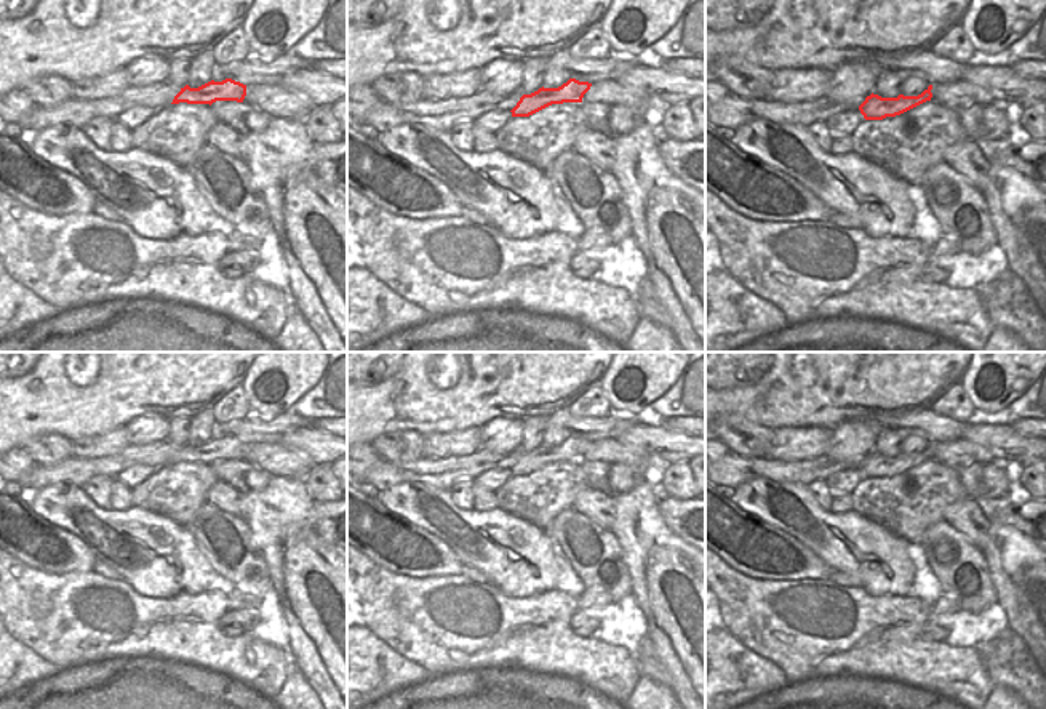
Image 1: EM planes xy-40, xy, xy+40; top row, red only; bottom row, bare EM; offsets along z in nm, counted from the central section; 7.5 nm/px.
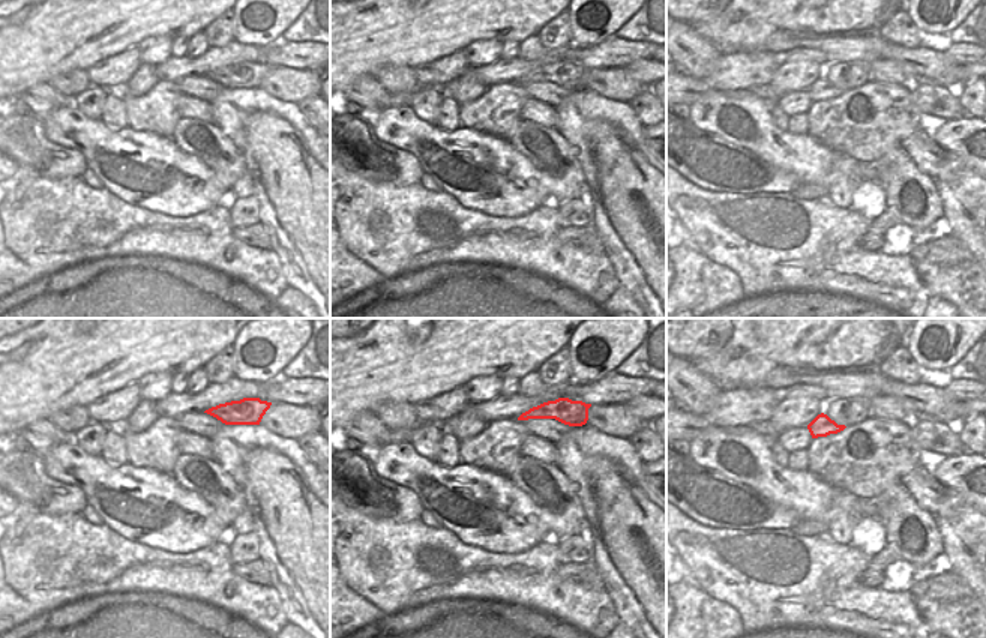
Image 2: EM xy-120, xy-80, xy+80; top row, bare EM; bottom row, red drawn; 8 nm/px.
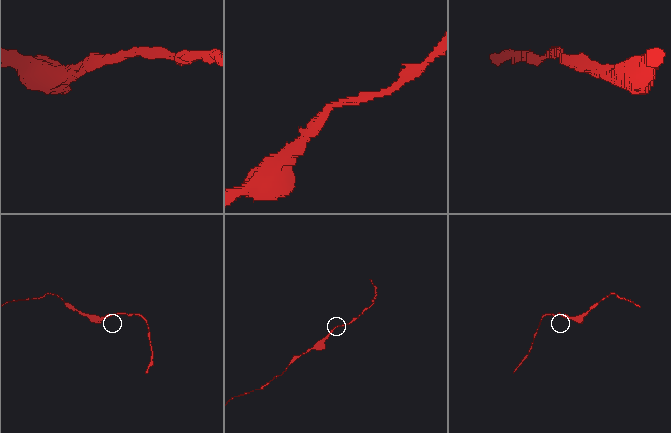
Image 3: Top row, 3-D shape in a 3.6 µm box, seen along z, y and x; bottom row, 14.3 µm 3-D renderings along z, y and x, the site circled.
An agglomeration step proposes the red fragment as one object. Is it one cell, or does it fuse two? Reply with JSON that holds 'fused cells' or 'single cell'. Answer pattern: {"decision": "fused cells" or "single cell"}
{"decision": "single cell"}

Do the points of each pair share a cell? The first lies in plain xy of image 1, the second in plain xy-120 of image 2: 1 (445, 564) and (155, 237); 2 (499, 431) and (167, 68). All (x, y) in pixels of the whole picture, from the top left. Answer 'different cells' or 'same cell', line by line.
1: different cells
2: different cells

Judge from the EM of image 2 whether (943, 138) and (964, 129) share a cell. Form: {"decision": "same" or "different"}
{"decision": "same"}

